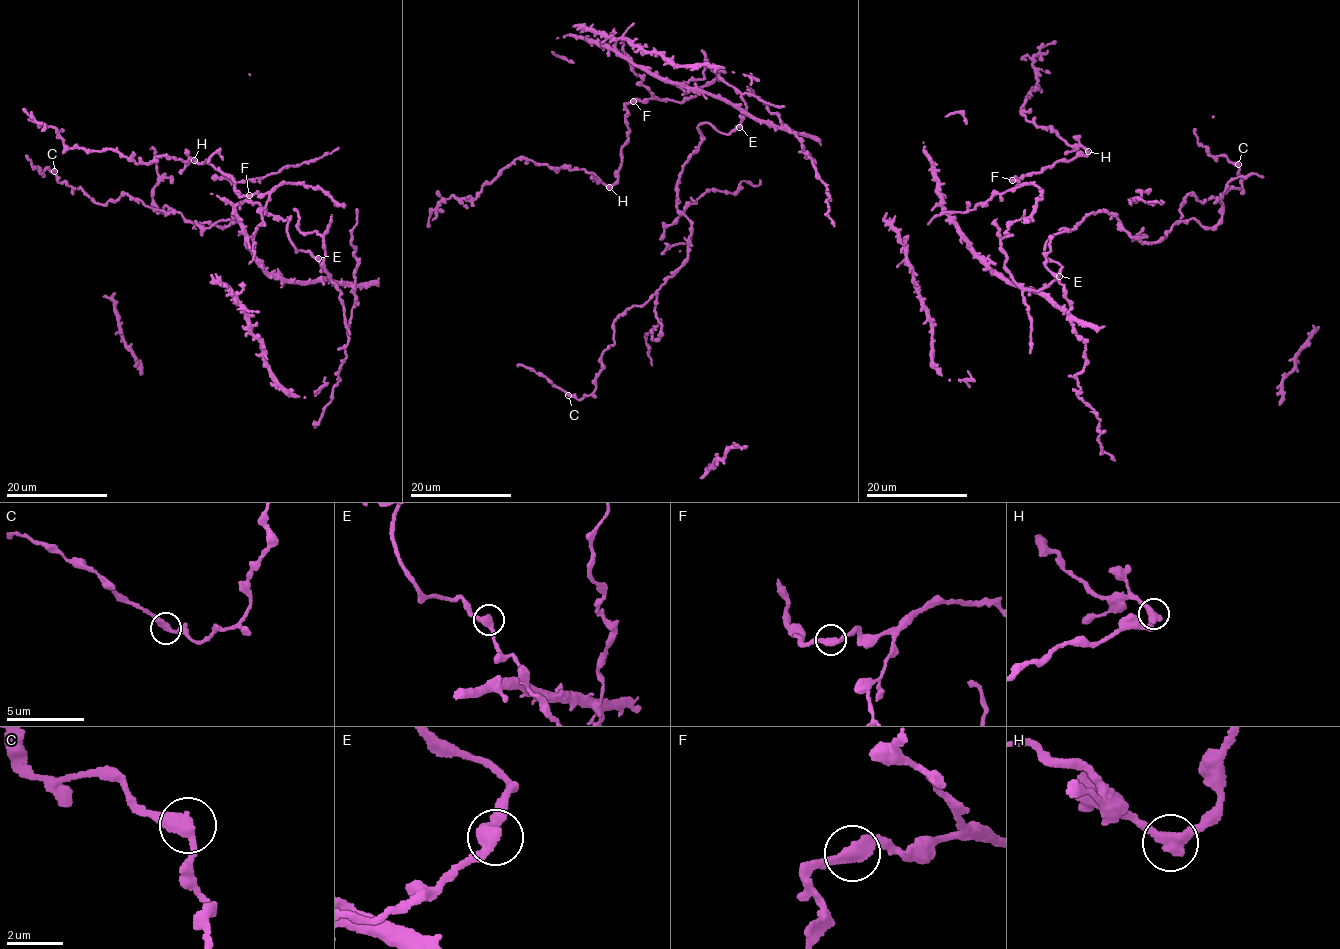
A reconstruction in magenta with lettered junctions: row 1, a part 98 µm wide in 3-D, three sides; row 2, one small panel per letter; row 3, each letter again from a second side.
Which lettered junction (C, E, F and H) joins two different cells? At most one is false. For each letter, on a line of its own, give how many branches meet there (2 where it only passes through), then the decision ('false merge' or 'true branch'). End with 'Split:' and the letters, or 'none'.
C: branches 2; true branch
E: branches 2; true branch
F: branches 2; true branch
H: branches 2; true branch
Split: none

